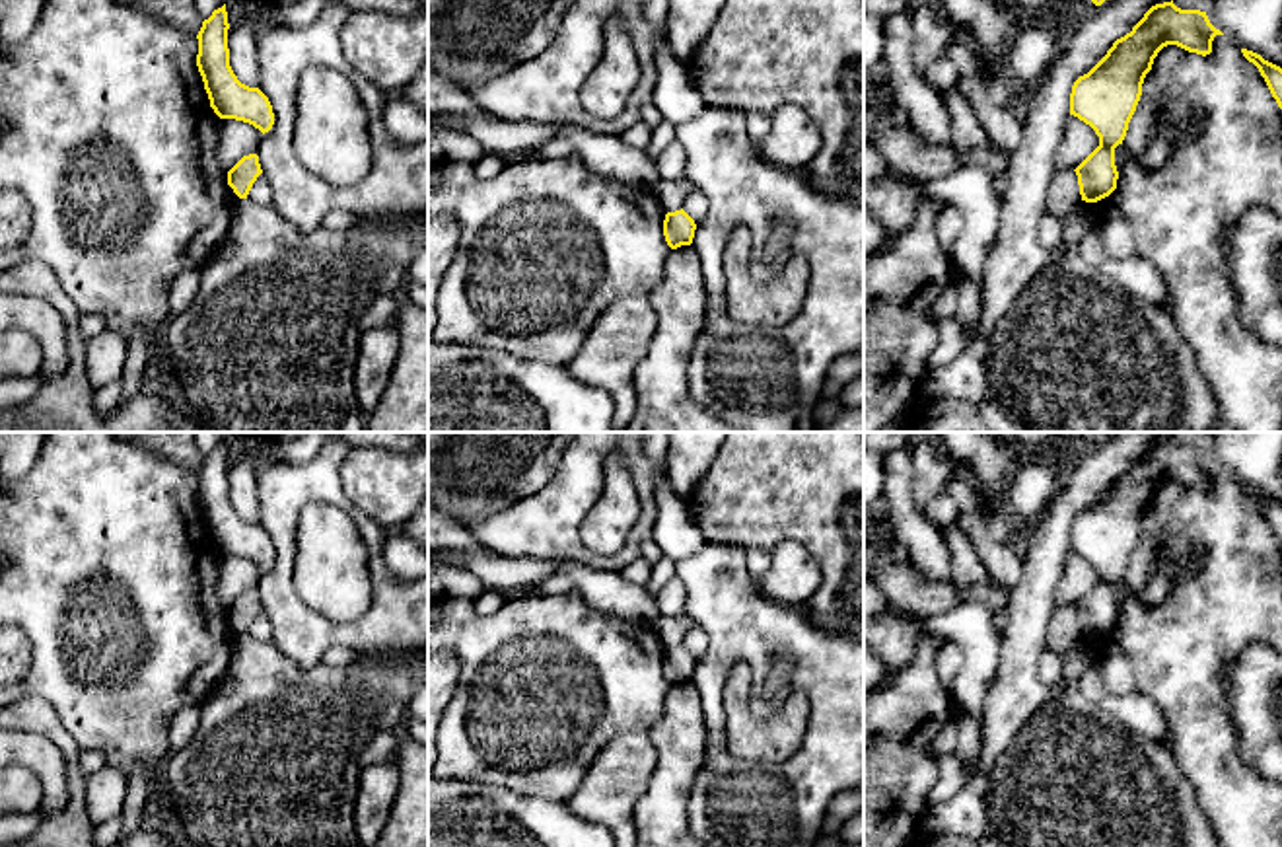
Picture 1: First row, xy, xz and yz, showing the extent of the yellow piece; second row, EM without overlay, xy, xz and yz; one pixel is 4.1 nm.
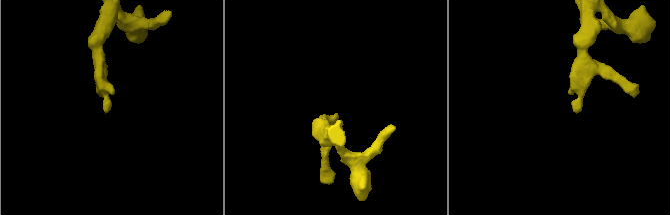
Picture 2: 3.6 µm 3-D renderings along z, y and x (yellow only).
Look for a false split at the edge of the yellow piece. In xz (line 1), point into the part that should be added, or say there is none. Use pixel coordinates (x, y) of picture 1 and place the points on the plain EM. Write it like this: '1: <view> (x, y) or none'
1: none

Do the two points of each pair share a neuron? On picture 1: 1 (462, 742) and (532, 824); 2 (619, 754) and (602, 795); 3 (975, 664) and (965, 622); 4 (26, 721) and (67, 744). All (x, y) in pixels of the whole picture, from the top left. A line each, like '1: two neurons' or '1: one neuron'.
1: two neurons
2: one neuron
3: one neuron
4: one neuron

